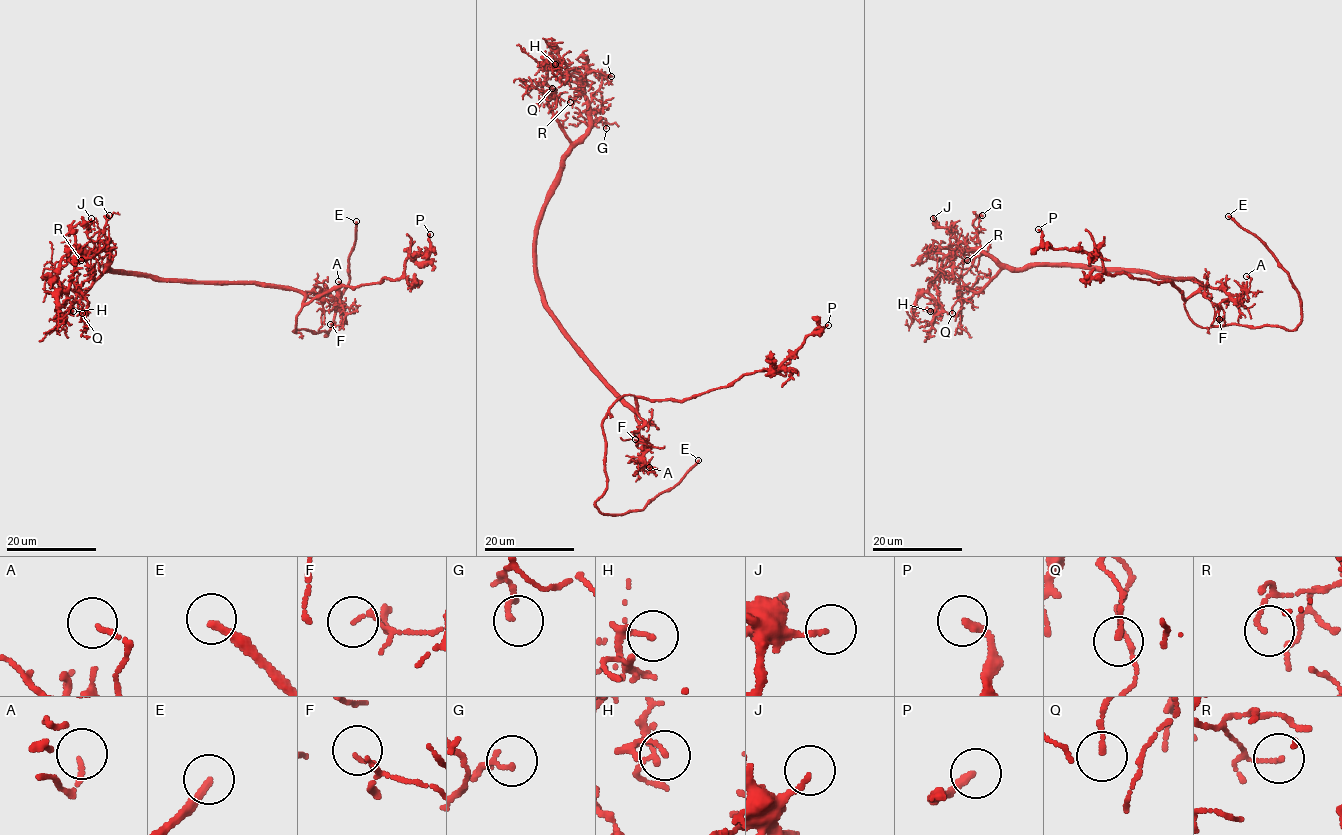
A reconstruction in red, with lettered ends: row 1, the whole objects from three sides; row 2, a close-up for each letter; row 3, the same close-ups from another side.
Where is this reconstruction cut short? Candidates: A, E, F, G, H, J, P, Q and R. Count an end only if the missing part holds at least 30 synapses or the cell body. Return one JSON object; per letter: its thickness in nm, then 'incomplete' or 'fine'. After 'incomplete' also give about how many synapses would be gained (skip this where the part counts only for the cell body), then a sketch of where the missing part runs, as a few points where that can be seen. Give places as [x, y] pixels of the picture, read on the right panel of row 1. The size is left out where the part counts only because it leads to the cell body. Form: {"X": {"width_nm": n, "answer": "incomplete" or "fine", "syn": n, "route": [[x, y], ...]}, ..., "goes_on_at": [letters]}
{"A": {"width_nm": 120, "answer": "fine"}, "E": {"width_nm": 200, "answer": "incomplete"}, "F": {"width_nm": 140, "answer": "fine"}, "G": {"width_nm": 150, "answer": "fine"}, "H": {"width_nm": 130, "answer": "fine"}, "J": {"width_nm": 120, "answer": "fine"}, "P": {"width_nm": 240, "answer": "fine"}, "Q": {"width_nm": 100, "answer": "fine"}, "R": {"width_nm": 120, "answer": "fine"}, "goes_on_at": ["E"]}

